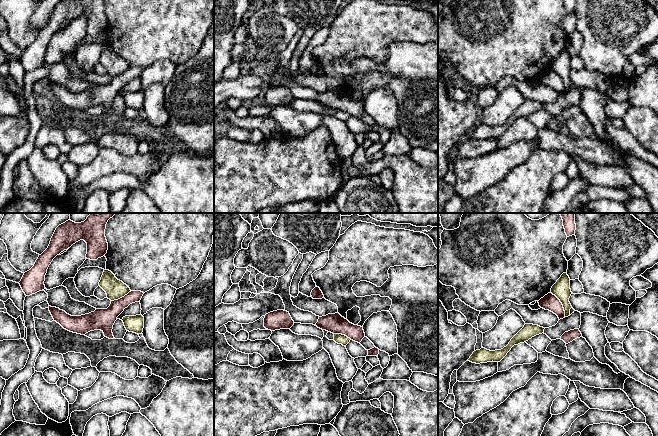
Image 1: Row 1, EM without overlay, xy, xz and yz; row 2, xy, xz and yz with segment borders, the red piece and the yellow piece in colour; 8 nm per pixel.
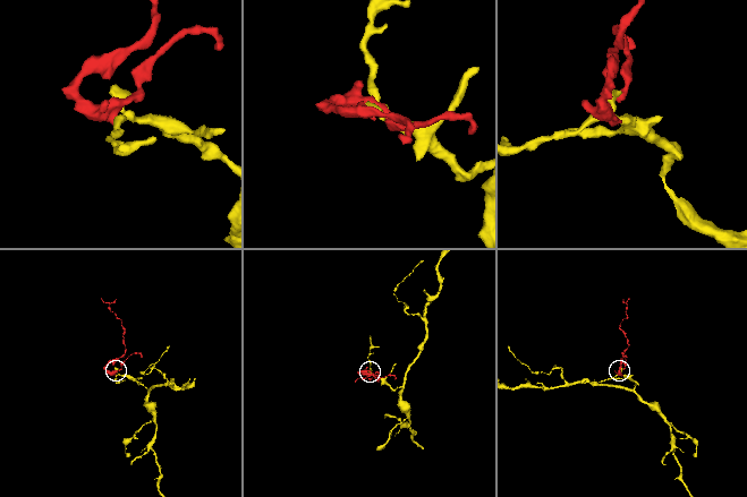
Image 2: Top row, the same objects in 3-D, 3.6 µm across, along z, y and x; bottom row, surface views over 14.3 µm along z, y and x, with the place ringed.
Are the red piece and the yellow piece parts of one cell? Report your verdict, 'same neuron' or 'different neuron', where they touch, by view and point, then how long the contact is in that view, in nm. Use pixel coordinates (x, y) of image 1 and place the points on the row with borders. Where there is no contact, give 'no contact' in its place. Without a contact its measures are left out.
different neuron | yz (561, 304) | 240 nm

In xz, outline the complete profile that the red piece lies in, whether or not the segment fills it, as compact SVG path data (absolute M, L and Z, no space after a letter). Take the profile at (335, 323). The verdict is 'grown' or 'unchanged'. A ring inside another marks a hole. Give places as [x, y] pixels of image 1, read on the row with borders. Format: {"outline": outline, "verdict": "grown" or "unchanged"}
{"outline": "M339 313L319 317L316 326L333 334L342 334L360 343L365 337L363 327L350 323Z", "verdict": "unchanged"}

